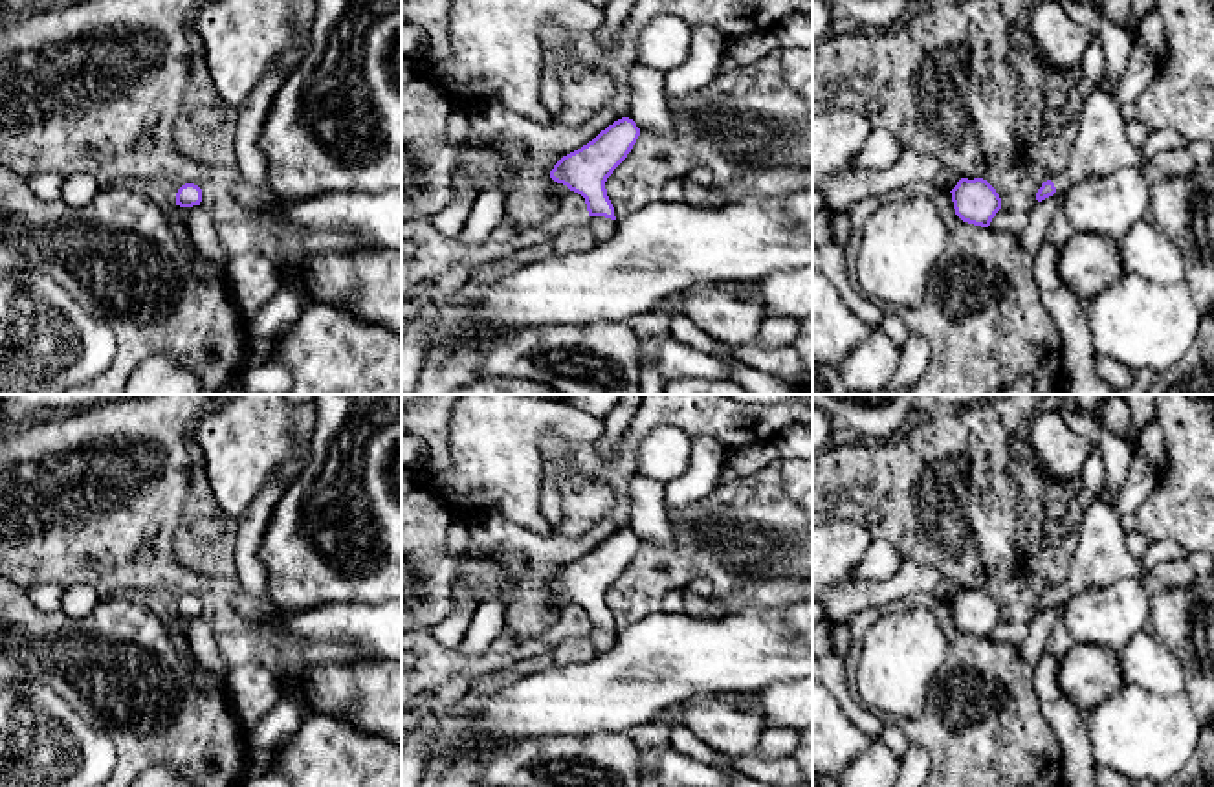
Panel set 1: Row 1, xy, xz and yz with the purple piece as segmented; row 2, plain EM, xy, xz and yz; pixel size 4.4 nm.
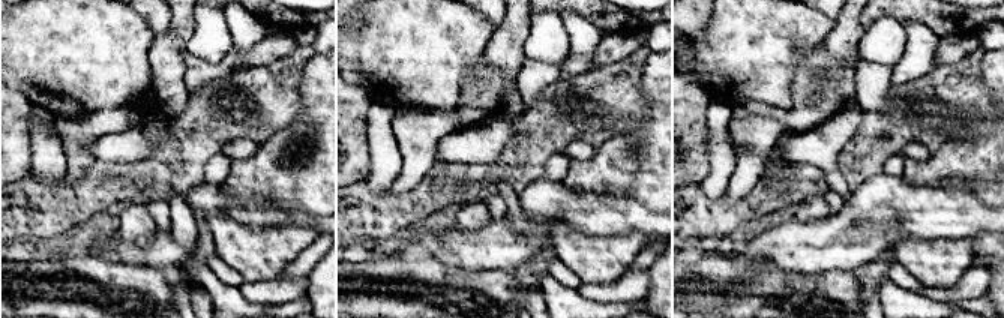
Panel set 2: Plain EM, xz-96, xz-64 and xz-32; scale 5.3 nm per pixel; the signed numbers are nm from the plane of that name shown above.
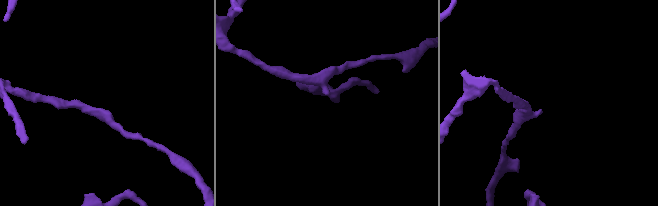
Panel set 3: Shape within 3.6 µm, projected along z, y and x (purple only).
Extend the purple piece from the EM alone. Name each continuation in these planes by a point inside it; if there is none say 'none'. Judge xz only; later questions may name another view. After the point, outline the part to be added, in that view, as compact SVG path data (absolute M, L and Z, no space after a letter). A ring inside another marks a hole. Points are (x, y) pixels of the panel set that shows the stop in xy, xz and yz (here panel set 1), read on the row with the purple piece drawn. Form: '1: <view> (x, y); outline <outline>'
none

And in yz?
1: yz (1103, 147); outline M1133 40L1126 72L1113 94L1095 90L1084 97L1078 136L1071 152L1071 165L1058 174L1051 174L1056 193L1075 183L1104 178L1120 169L1141 169L1146 163L1137 147L1126 136L1126 121L1120 106L1137 99L1152 83L1157 61L1150 50Z

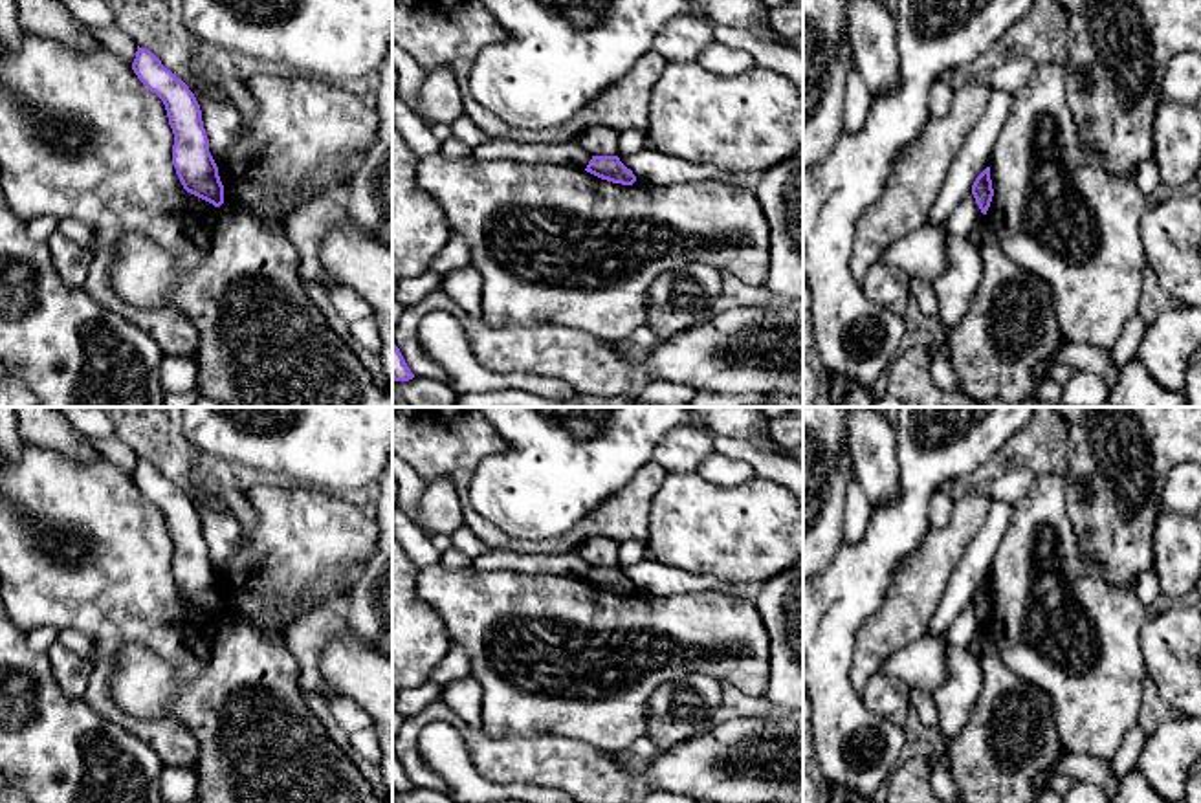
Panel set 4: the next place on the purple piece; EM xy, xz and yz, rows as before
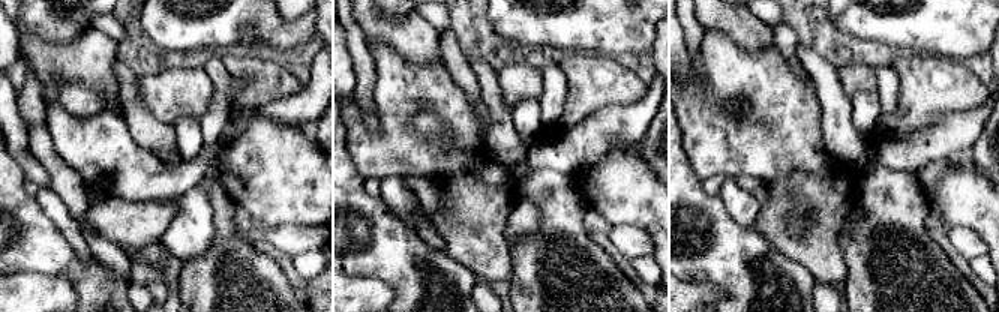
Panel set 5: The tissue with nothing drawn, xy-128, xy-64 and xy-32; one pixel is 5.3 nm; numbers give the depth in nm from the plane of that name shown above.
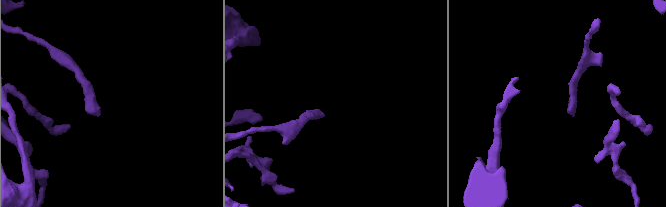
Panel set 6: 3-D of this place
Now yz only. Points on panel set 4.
none

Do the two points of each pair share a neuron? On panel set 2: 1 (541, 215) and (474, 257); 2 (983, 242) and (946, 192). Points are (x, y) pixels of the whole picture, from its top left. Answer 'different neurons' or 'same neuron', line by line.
1: same neuron
2: different neurons

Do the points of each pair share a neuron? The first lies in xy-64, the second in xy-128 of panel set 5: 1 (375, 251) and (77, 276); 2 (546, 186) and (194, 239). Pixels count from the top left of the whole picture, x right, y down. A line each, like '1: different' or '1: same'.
1: same
2: different

